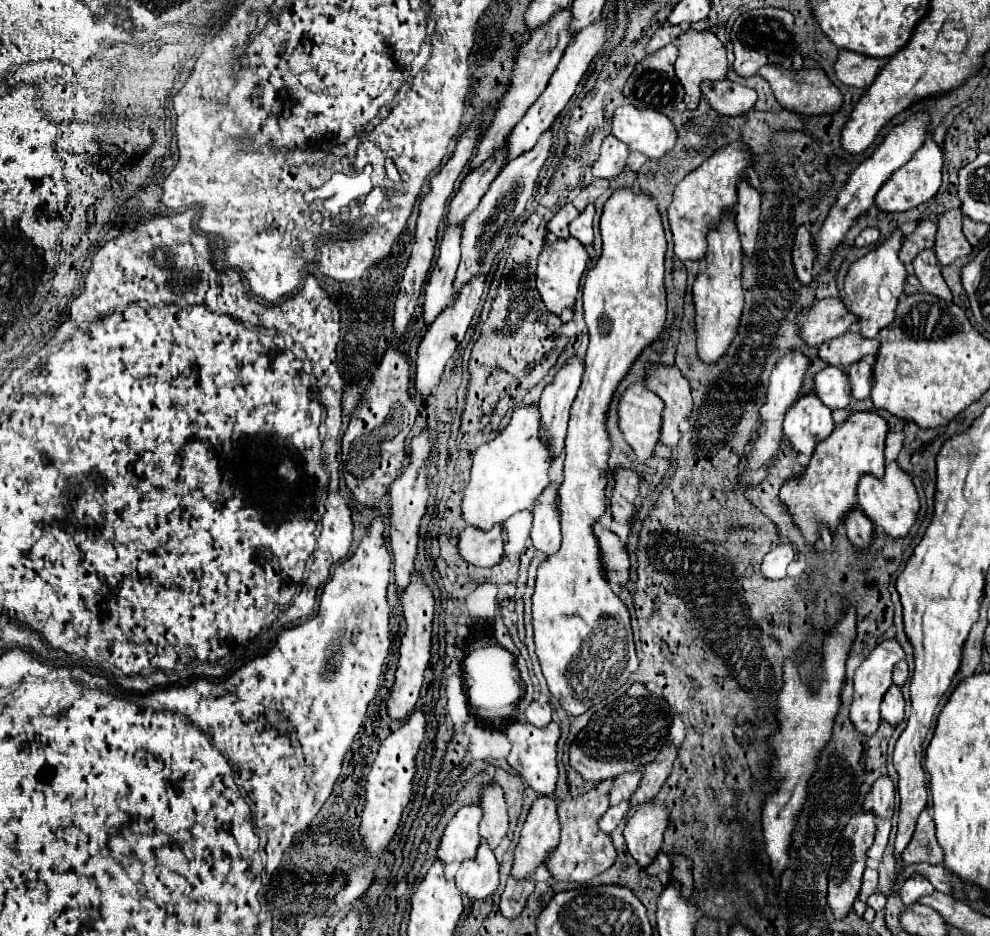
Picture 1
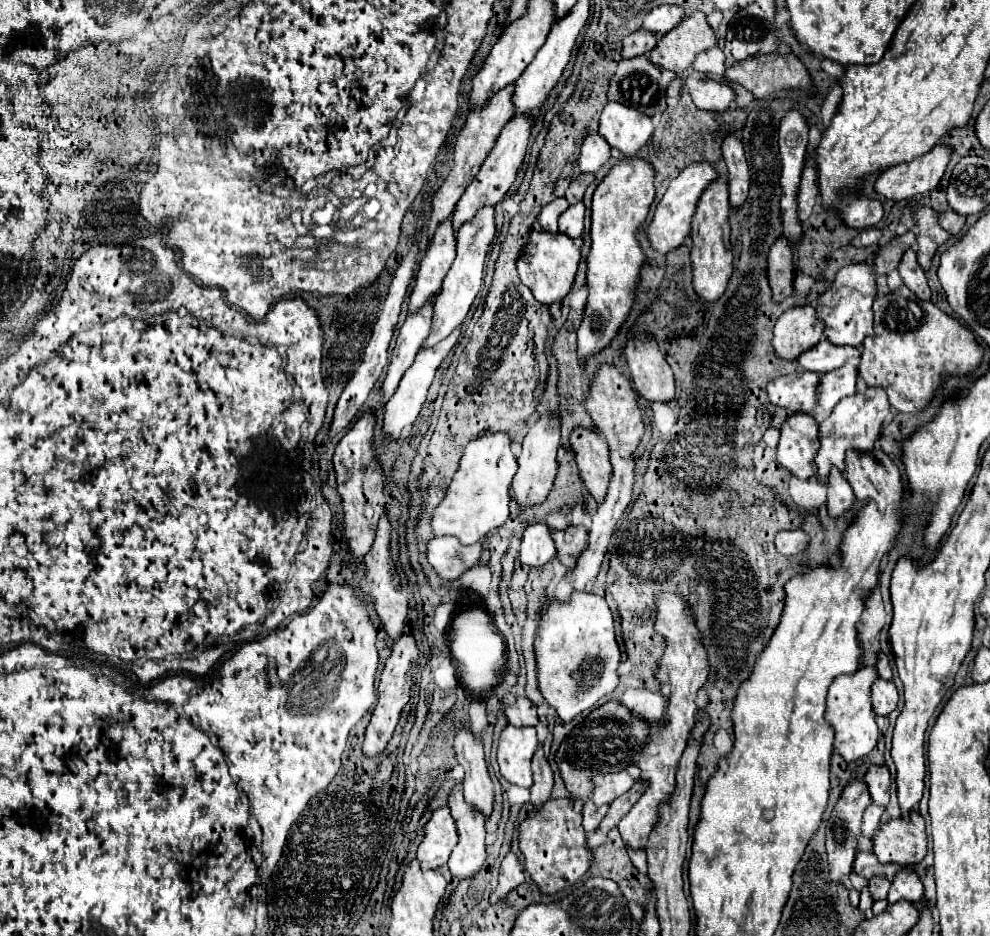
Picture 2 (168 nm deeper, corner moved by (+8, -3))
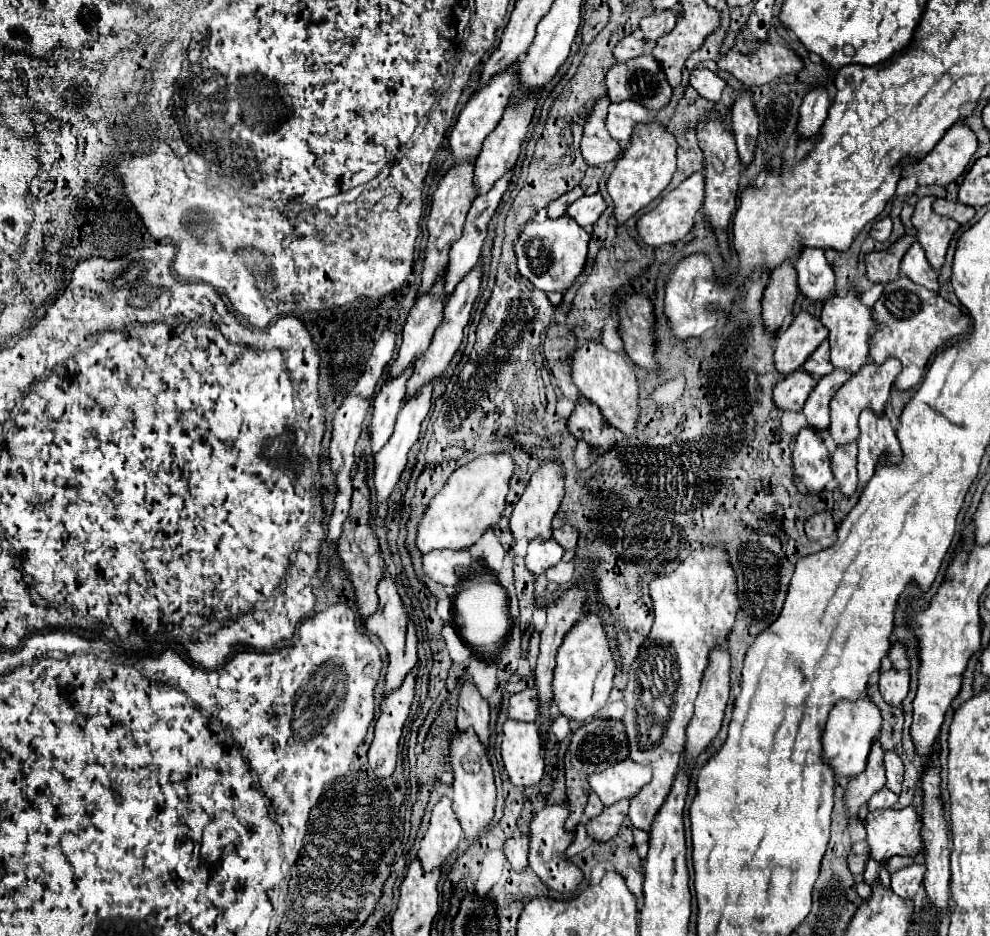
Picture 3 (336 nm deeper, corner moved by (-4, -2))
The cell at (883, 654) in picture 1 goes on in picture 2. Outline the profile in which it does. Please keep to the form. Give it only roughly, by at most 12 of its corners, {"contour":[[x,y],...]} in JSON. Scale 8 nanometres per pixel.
{"contour":[[875,668],[837,676],[825,720],[845,762],[877,744]]}

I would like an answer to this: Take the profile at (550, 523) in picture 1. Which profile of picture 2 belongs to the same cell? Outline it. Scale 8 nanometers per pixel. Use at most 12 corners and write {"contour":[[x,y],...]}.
{"contour":[[529,524],[519,560],[531,568],[555,556],[547,524]]}

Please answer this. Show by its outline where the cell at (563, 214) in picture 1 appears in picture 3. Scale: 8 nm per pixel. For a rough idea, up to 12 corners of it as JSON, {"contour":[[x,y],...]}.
{"contour":[[581,187],[549,203],[549,219],[563,217],[567,207],[583,195]]}

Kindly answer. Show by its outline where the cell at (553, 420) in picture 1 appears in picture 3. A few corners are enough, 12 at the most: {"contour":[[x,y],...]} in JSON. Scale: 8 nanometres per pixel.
{"contour":[[543,461],[511,515],[511,533],[551,537],[565,469]]}

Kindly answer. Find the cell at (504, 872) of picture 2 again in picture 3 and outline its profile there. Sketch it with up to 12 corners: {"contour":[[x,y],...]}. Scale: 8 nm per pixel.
{"contour":[[509,839],[503,851],[515,871],[529,865],[529,839]]}

